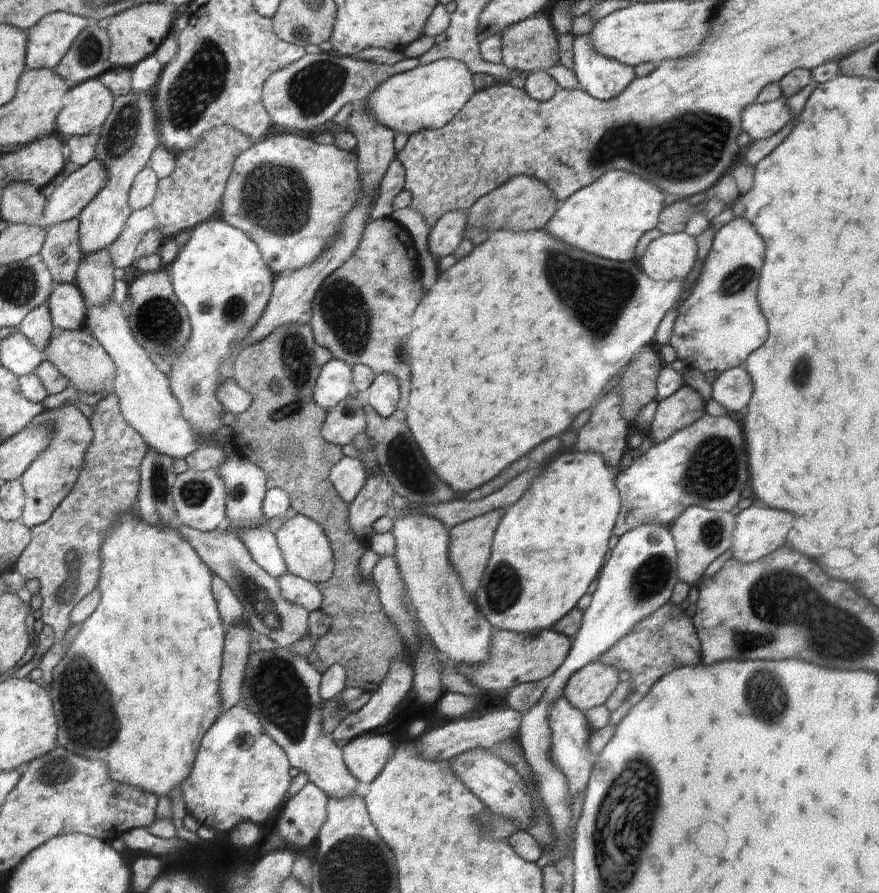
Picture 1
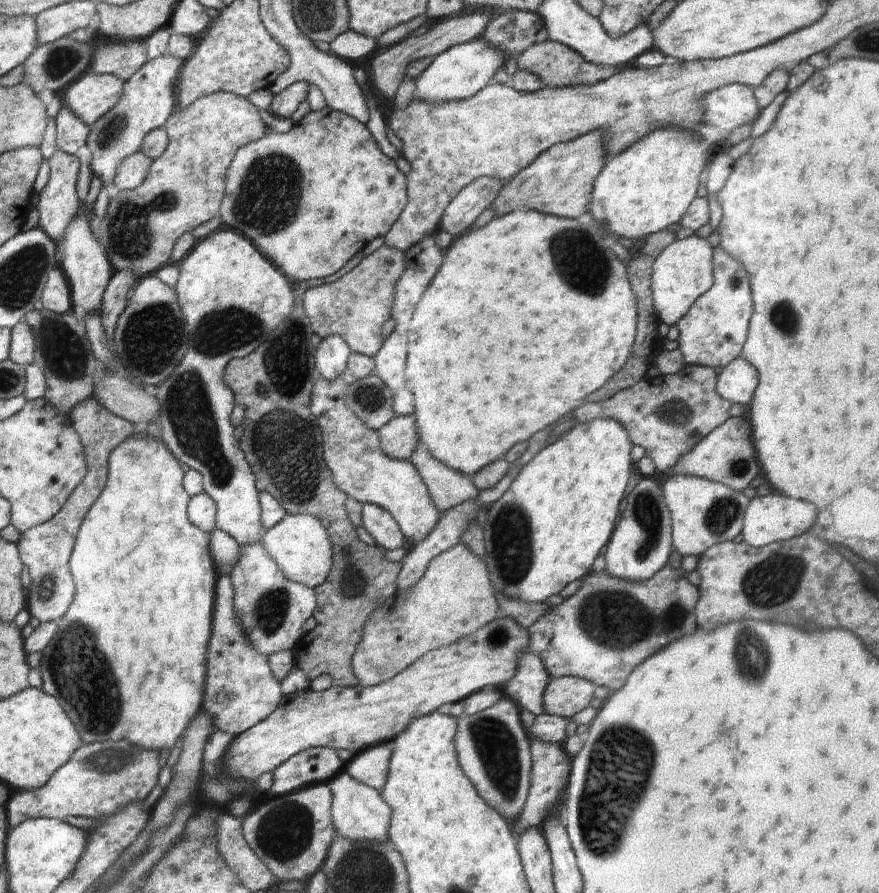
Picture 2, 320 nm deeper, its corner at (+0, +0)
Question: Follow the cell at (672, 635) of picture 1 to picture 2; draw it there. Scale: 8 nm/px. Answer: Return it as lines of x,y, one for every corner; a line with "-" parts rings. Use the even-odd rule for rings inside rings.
666,563
656,574
653,574
650,578
643,581
633,581
628,579
619,579
610,573
604,571
591,571
584,578
582,578
582,585
572,594
569,598
564,599
561,604
552,606
541,617
538,617
534,624
531,624
526,630
529,634
529,641
527,649
536,656
540,657
540,660
544,663
549,675
554,677
580,677
589,680
595,686
606,686
610,693
614,693
620,690
628,675
638,666
643,663
649,656
652,656
655,652
658,652
661,648
664,648
668,643
671,643
674,639
681,637
682,635
691,635
697,628
697,620
695,617
695,606
699,599
699,589
692,585
687,579
687,575
681,568
672,568

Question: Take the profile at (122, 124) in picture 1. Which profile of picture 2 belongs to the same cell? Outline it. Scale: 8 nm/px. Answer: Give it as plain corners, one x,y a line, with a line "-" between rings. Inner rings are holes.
168,52
147,61
139,71
124,82
124,95
119,100
119,104
90,126
91,134
86,144
92,154
89,167
93,174
100,176
103,182
106,181
112,190
119,164
127,156
134,155
142,148
143,140
152,130
164,128
174,112
176,106
174,86
180,76
180,68
182,68
182,59

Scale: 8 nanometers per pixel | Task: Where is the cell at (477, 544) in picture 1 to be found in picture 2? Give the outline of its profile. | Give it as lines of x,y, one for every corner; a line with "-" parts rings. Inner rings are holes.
459,542
430,560
424,574
407,591
398,591
367,618
360,642
351,656
351,670
362,687
376,686
399,675
424,653
474,634
500,615
497,596
492,588
486,563

